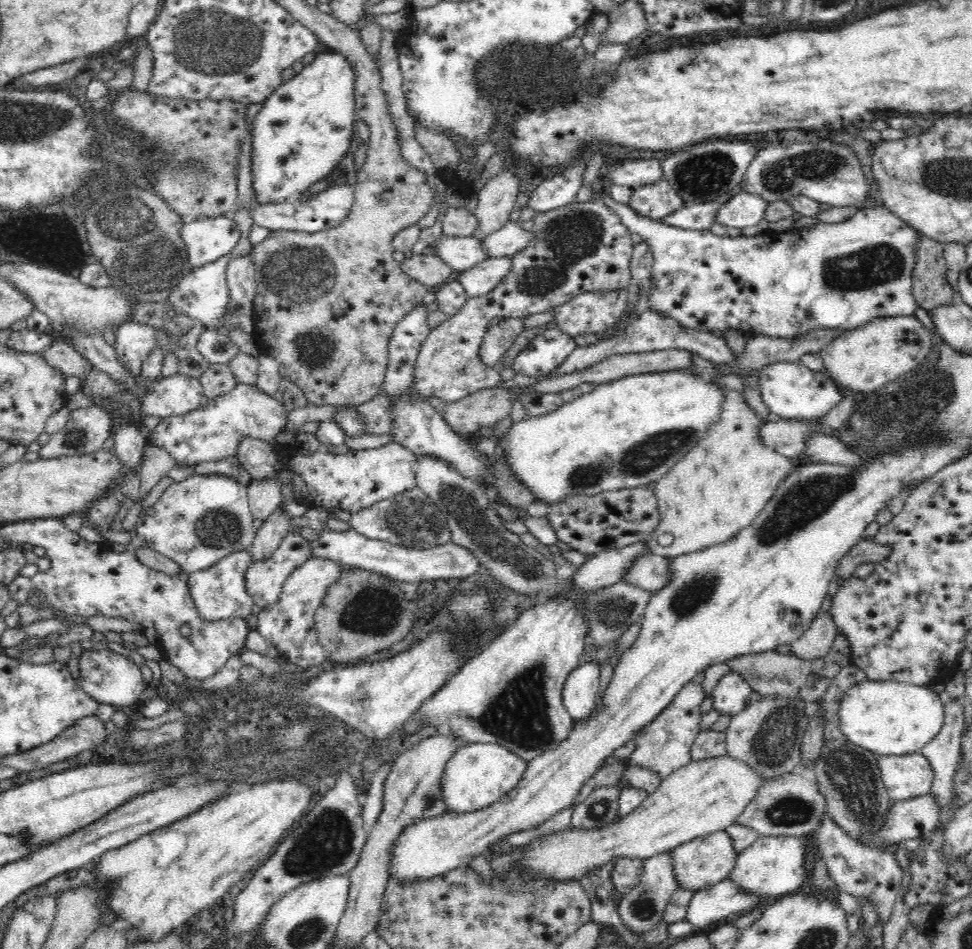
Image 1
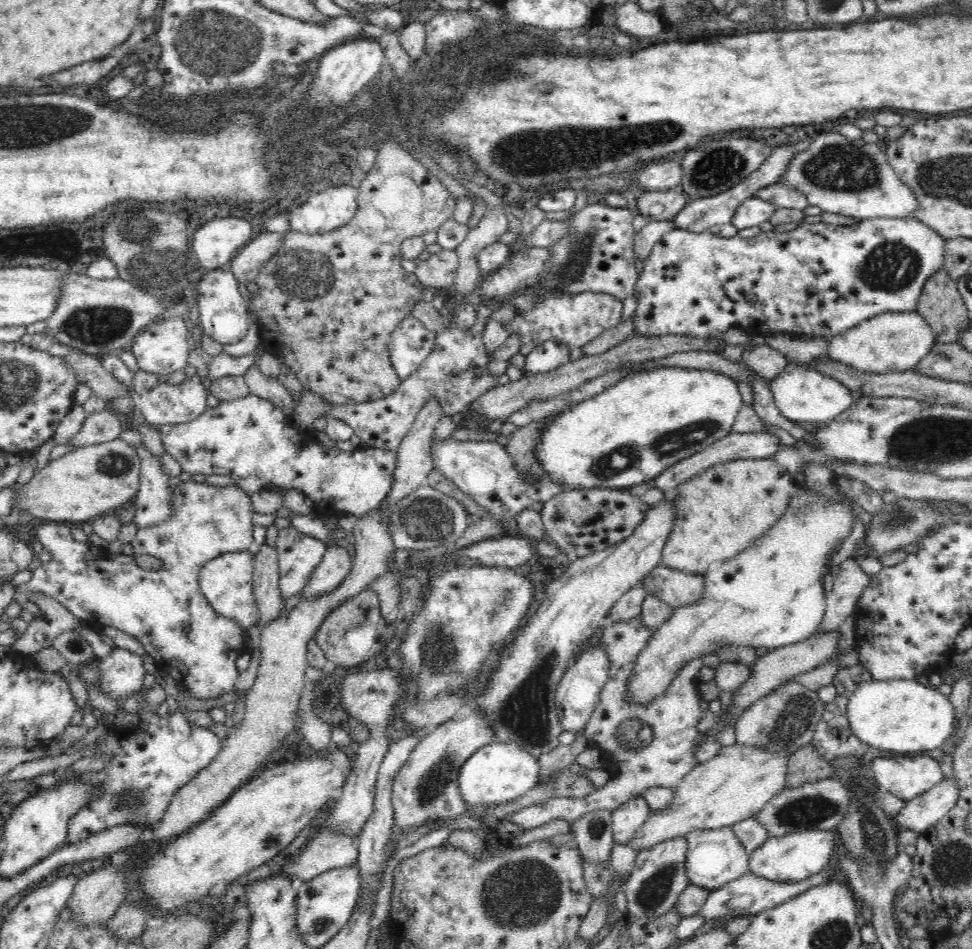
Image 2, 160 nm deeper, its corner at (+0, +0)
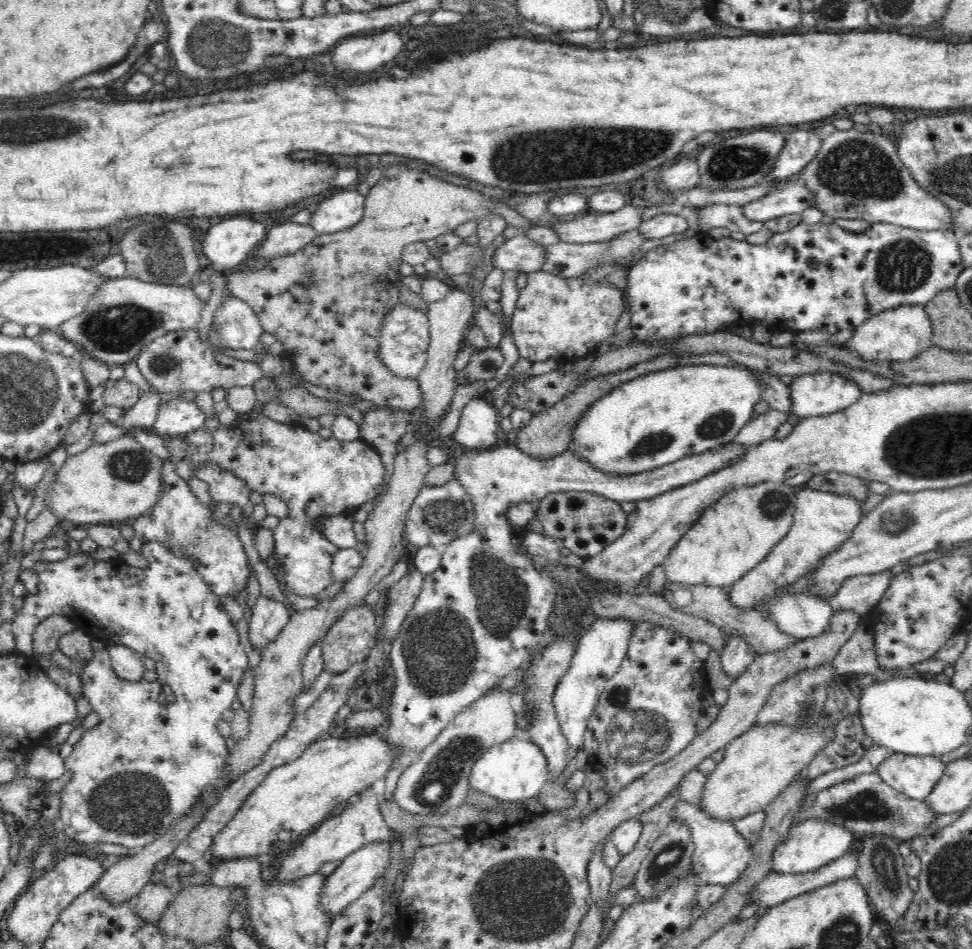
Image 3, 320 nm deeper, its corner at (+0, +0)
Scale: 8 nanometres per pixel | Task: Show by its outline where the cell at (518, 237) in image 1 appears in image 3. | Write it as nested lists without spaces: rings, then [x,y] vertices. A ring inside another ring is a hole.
[[[628,203],[612,212],[585,212],[579,219],[564,220],[550,226],[560,241],[569,243],[595,243],[613,239],[625,232],[640,228],[642,208]]]

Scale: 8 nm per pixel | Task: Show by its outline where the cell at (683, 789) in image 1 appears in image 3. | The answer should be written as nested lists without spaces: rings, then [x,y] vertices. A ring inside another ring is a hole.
[[[825,712],[822,718],[818,718],[818,720],[808,720],[815,721],[813,725],[786,725],[786,723],[768,723],[768,724],[760,724],[756,723],[748,732],[742,733],[740,736],[737,736],[730,744],[725,746],[725,752],[723,754],[723,759],[717,764],[714,768],[714,772],[710,774],[709,777],[706,778],[706,784],[704,784],[704,792],[702,792],[702,803],[701,810],[707,813],[707,816],[712,816],[716,820],[724,820],[724,821],[734,821],[740,820],[749,816],[750,814],[754,814],[754,812],[760,812],[766,810],[768,805],[770,805],[776,796],[782,792],[785,788],[788,788],[795,782],[798,778],[800,778],[804,772],[807,770],[808,766],[810,766],[810,762],[814,760],[814,756],[822,750],[826,746],[826,744],[830,744],[832,740],[834,740],[834,725],[832,723],[828,723],[825,720]]]

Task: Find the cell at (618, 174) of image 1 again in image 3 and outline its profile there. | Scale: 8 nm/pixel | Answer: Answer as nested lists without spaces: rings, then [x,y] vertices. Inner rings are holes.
[[[689,155],[681,156],[678,161],[673,161],[663,166],[658,177],[658,182],[664,182],[671,190],[689,190],[700,184],[700,171],[698,161]]]

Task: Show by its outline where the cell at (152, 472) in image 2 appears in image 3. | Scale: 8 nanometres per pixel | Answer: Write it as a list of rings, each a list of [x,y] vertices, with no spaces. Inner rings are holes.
[[[165,460],[162,475],[164,490],[158,504],[132,521],[135,536],[142,542],[161,542],[175,554],[189,556],[204,582],[218,597],[234,595],[246,589],[250,565],[238,531],[212,519],[210,503],[200,497],[195,483],[183,480],[177,474],[176,463]]]

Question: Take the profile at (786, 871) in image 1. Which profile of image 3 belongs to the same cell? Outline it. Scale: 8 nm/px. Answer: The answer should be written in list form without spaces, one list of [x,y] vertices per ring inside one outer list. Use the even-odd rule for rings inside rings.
[[[826,820],[794,822],[794,825],[789,829],[789,834],[774,850],[772,872],[802,875],[818,871],[820,868],[834,863],[844,854],[851,853],[855,849],[857,840],[858,837],[844,826],[828,823]]]

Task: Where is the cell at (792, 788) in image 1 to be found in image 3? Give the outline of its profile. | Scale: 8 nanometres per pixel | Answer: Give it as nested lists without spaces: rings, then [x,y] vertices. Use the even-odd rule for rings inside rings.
[[[877,772],[858,774],[826,790],[820,790],[816,794],[814,805],[805,806],[802,810],[803,812],[797,814],[794,822],[826,820],[828,823],[844,826],[858,838],[884,835],[900,843],[926,835],[925,831],[932,822],[941,816],[933,812],[926,801],[910,799],[909,796],[888,786]]]

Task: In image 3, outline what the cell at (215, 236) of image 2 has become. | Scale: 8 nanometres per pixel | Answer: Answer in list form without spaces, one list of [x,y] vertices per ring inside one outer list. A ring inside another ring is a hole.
[[[250,218],[216,222],[204,232],[202,250],[217,272],[236,269],[266,238],[265,224]]]

